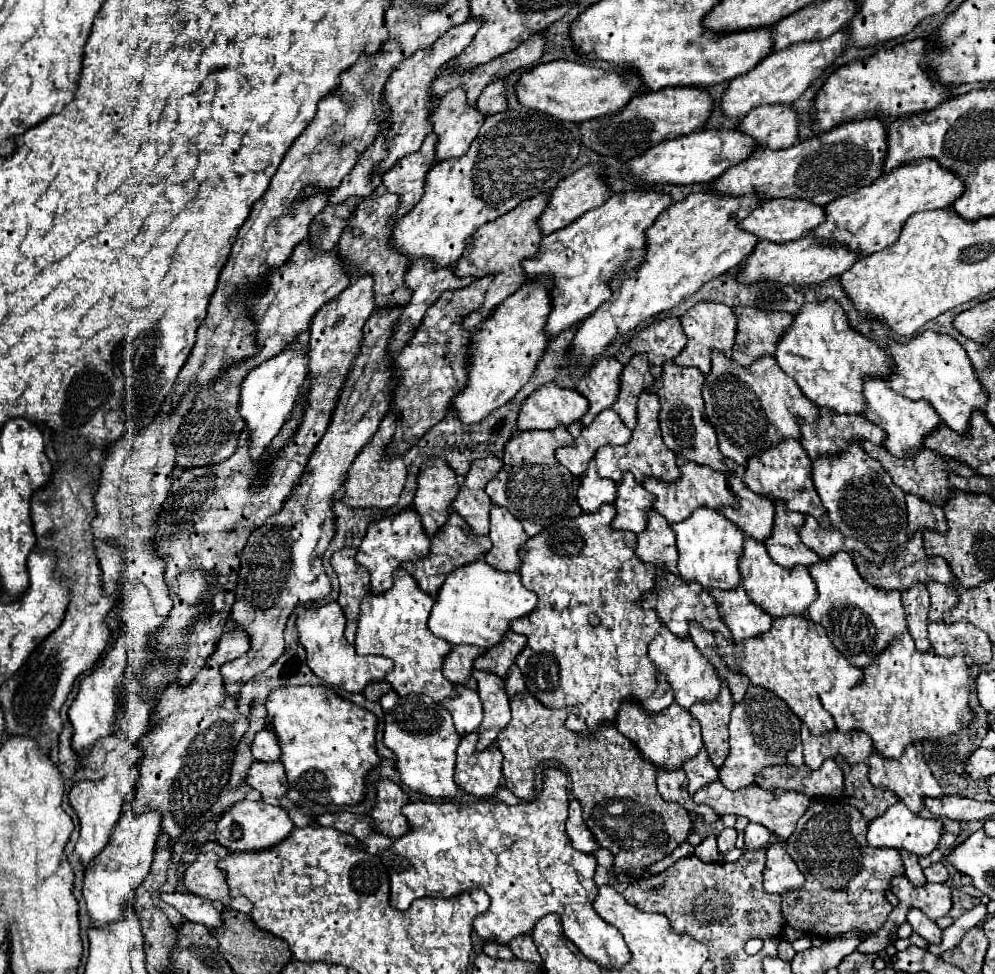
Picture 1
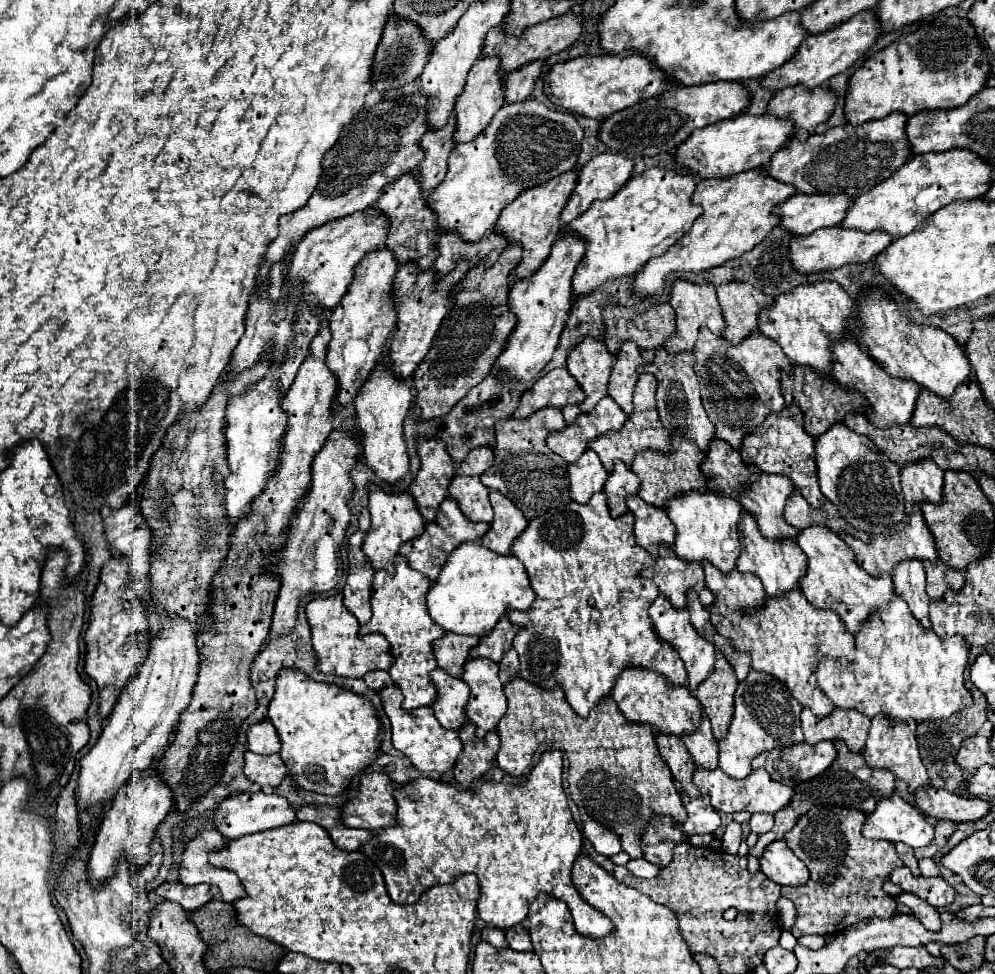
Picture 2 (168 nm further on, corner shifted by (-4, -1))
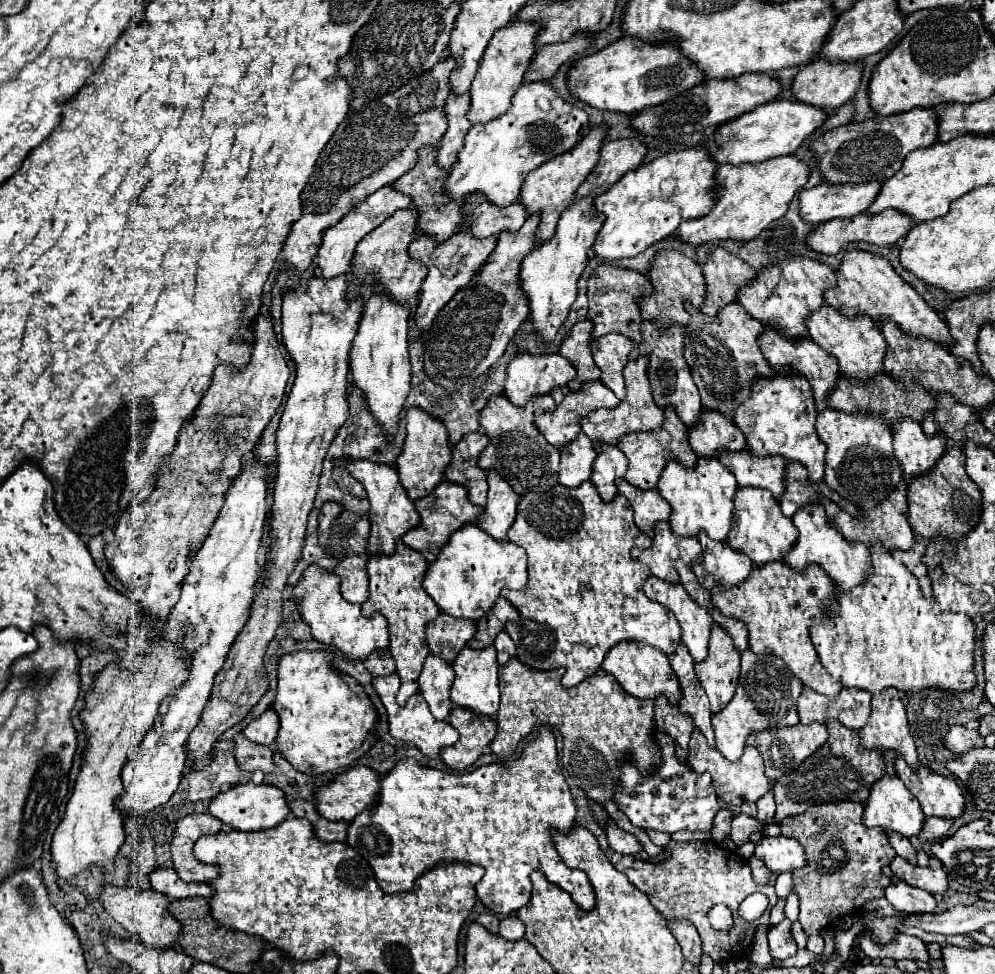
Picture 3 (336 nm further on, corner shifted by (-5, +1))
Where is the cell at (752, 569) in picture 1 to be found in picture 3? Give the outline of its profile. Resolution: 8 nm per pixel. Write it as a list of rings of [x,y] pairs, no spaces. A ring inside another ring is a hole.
[[[737,487],[733,497],[733,523],[729,531],[729,545],[737,551],[743,551],[757,567],[769,563],[769,561],[781,561],[783,555],[791,549],[795,543],[797,531],[791,517],[785,517],[781,513],[779,503],[775,503],[775,497],[767,489],[759,487]]]

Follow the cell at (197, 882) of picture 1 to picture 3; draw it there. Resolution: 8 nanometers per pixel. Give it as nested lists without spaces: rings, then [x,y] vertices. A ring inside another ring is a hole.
[[[195,813],[187,815],[179,821],[175,821],[175,833],[171,839],[171,857],[173,857],[173,869],[183,881],[211,881],[215,875],[219,875],[217,867],[199,863],[193,855],[193,845],[201,835],[217,833],[221,831],[219,819],[211,817],[209,813]]]

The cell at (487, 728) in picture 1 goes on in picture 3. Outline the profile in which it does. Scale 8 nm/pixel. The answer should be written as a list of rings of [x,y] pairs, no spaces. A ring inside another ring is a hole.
[[[463,647],[463,651],[457,655],[453,661],[453,671],[455,671],[455,681],[451,687],[451,701],[457,707],[469,707],[475,713],[481,715],[497,715],[499,709],[499,683],[497,683],[497,653],[495,647],[485,647],[485,649],[471,649]]]

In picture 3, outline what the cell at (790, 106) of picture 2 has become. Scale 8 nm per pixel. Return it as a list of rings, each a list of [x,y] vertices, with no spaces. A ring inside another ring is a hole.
[[[815,59],[815,61],[807,63],[797,73],[797,77],[793,81],[793,95],[795,95],[797,101],[835,111],[837,107],[845,105],[847,101],[851,101],[855,97],[855,91],[857,91],[859,83],[861,83],[861,75],[863,75],[863,63],[861,61],[855,61],[855,63],[831,63],[827,59]]]

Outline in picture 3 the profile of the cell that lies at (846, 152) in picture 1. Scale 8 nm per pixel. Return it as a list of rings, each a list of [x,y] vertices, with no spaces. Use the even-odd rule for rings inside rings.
[[[919,107],[891,117],[877,115],[875,119],[849,123],[823,133],[811,143],[811,149],[819,157],[819,169],[823,173],[823,179],[829,183],[865,183],[873,179],[885,181],[901,169],[907,153],[919,147],[929,147],[937,141],[937,121],[939,119],[935,109]]]

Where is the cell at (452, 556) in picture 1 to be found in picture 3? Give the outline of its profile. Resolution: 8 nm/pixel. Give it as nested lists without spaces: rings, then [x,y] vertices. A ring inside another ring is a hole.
[[[443,481],[435,487],[433,495],[427,495],[423,499],[417,499],[415,503],[419,515],[421,515],[421,521],[415,529],[407,531],[407,535],[403,535],[403,543],[419,553],[423,553],[423,557],[431,563],[437,559],[439,555],[439,549],[445,545],[445,541],[449,541],[451,533],[457,531],[461,525],[469,523],[469,521],[475,521],[477,515],[479,515],[479,507],[473,505],[467,497],[467,487],[461,485],[461,483],[451,483],[451,481]]]

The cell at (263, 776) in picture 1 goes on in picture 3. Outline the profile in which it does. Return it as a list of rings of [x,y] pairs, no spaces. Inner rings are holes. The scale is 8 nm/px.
[[[237,733],[233,741],[235,741],[235,759],[243,771],[257,771],[257,769],[261,769],[263,773],[275,771],[271,747],[251,743],[245,739],[243,733]]]

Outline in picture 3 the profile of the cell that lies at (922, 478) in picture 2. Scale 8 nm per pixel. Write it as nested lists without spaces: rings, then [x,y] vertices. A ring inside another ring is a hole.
[[[911,417],[899,419],[899,423],[891,427],[891,433],[895,457],[901,461],[907,481],[915,475],[921,475],[923,471],[929,471],[947,451],[947,437],[943,433],[927,437],[923,427]]]

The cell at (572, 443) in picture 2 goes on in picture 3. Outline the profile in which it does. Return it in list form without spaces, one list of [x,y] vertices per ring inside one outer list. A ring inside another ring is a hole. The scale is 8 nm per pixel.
[[[599,381],[583,383],[577,391],[571,391],[551,413],[543,413],[535,419],[535,425],[539,433],[555,447],[567,445],[571,439],[577,437],[581,431],[581,419],[583,415],[589,415],[591,411],[599,407],[615,407],[619,405],[619,399],[603,387]]]

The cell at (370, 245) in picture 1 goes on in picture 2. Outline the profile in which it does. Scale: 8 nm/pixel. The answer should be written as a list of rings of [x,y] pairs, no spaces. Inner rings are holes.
[[[414,173],[400,177],[398,181],[394,181],[394,185],[386,185],[386,189],[382,189],[382,195],[378,197],[378,201],[372,205],[372,209],[386,215],[386,219],[388,219],[386,249],[390,249],[394,253],[398,265],[416,263],[418,273],[430,271],[438,257],[438,251],[434,249],[438,229],[434,225],[434,211],[426,209],[422,191],[418,189],[418,183],[414,181]]]

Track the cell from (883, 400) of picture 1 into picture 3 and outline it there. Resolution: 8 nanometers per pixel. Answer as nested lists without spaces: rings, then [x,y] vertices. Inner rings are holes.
[[[823,305],[821,309],[813,311],[805,319],[805,325],[807,325],[809,337],[837,359],[841,375],[867,381],[871,379],[871,375],[875,375],[875,371],[883,371],[883,357],[887,351],[887,341],[883,339],[875,321],[869,319],[867,315],[845,317],[843,313],[839,313],[839,309]]]

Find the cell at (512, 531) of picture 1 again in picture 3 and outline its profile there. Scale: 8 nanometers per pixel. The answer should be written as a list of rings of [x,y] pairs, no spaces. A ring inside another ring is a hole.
[[[495,469],[487,471],[487,481],[489,481],[489,497],[487,505],[477,517],[477,525],[491,537],[501,541],[507,537],[507,529],[515,521],[519,495]]]

